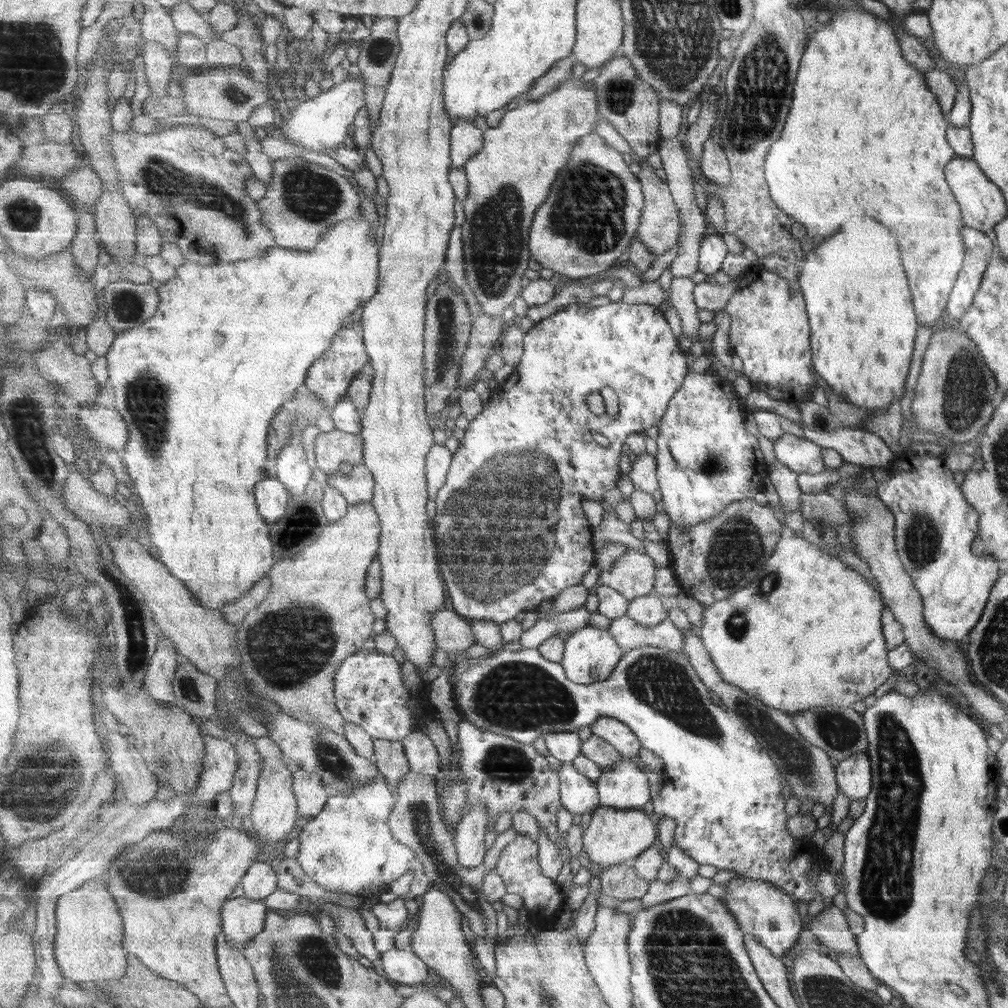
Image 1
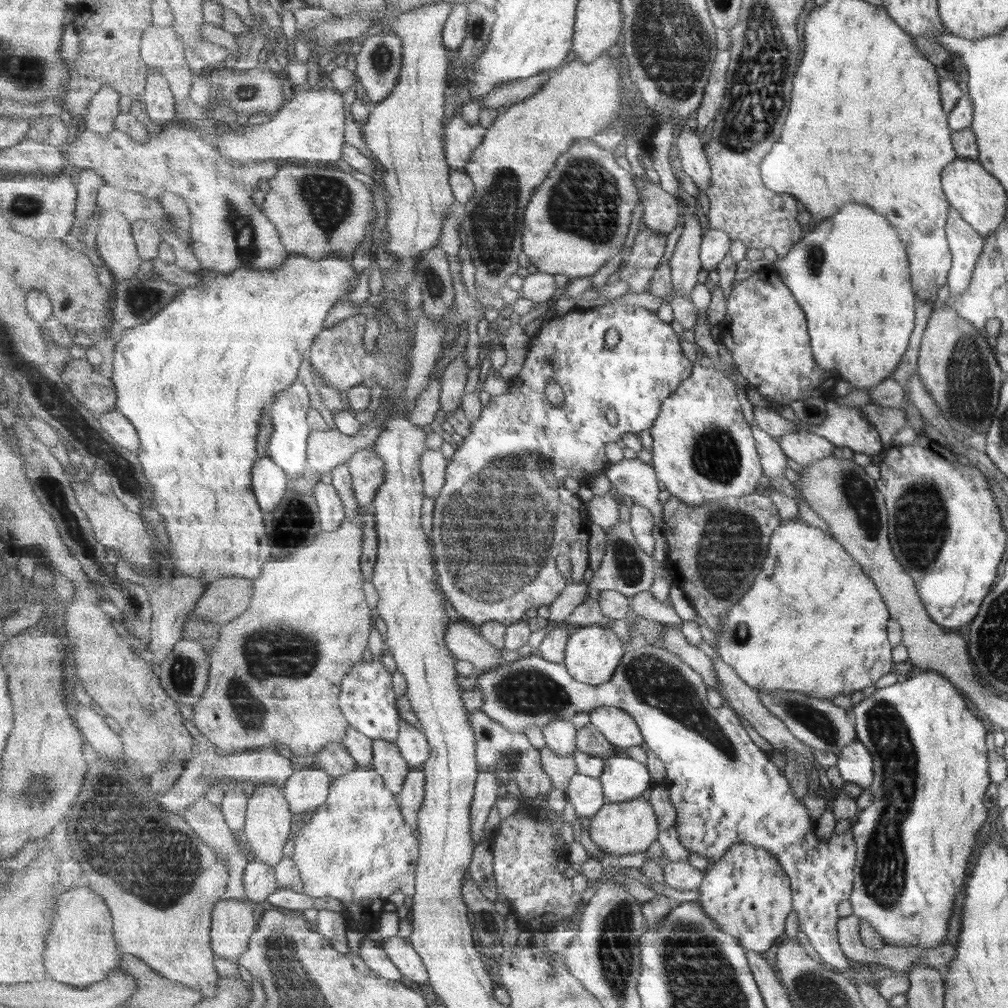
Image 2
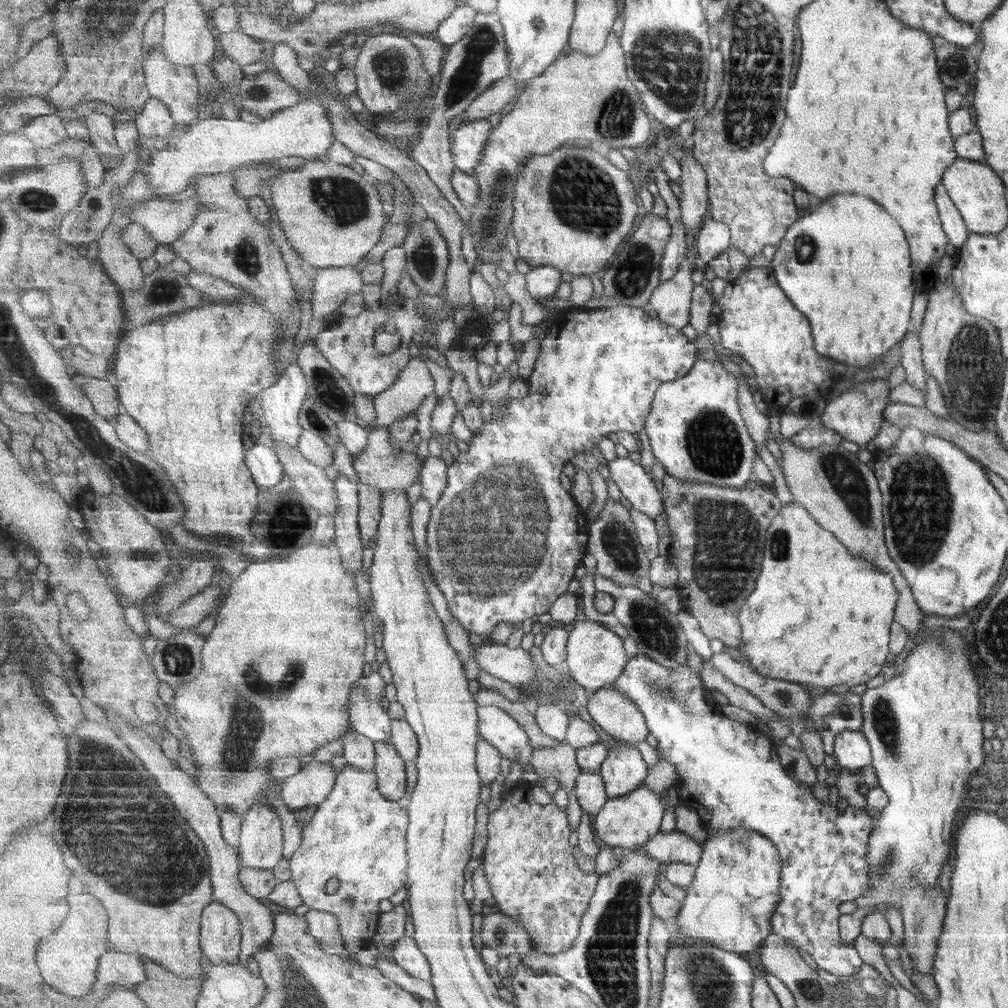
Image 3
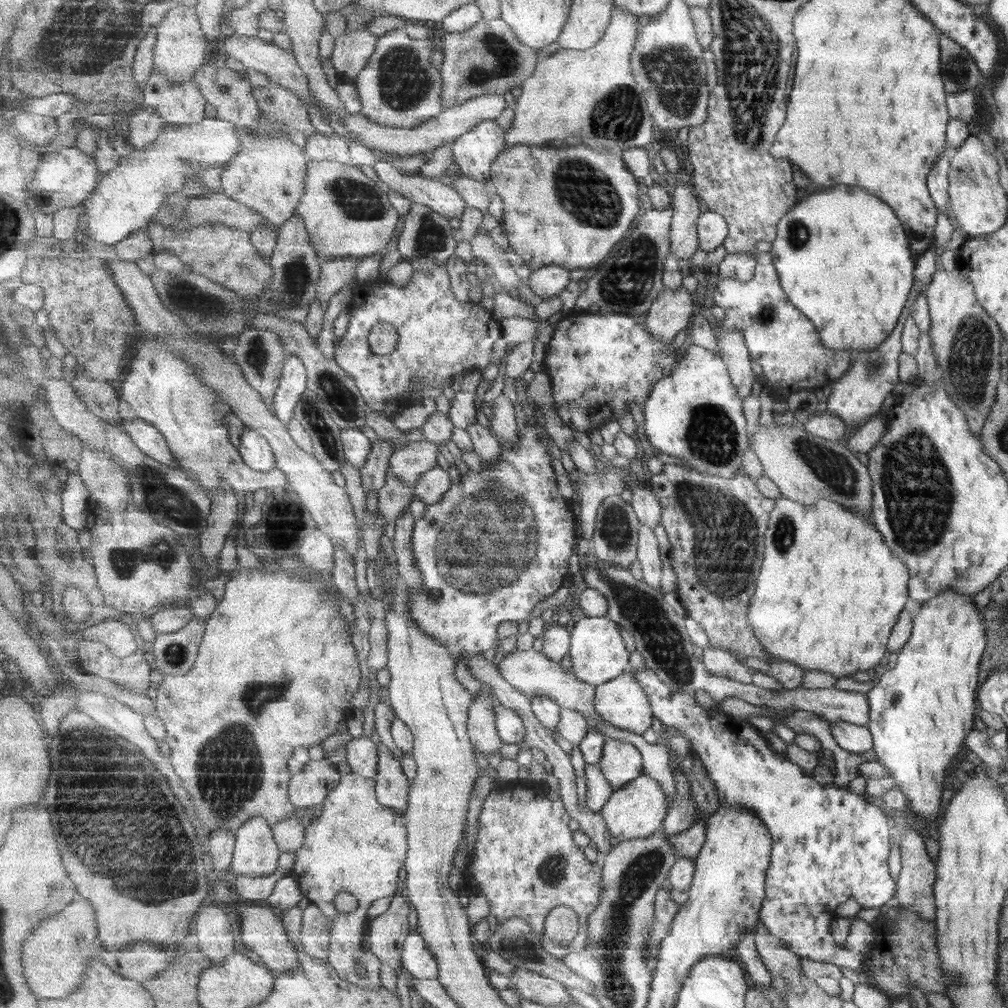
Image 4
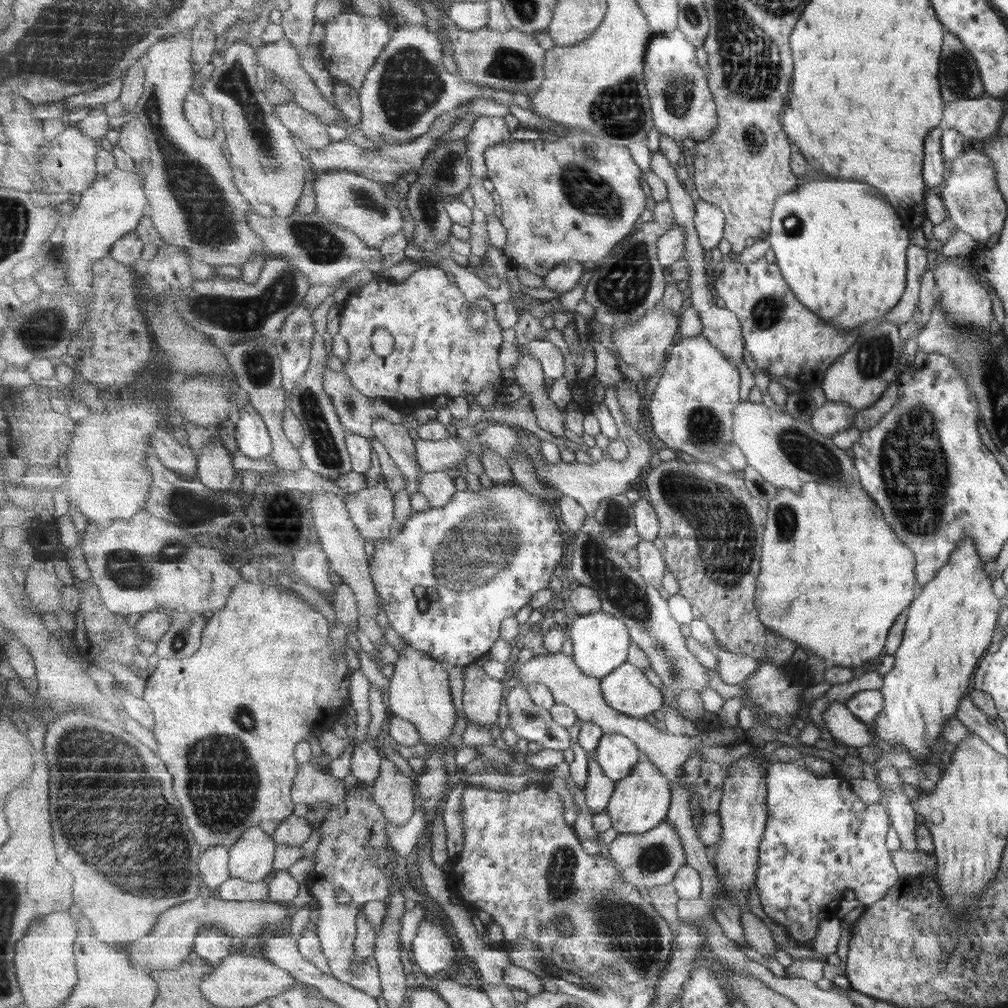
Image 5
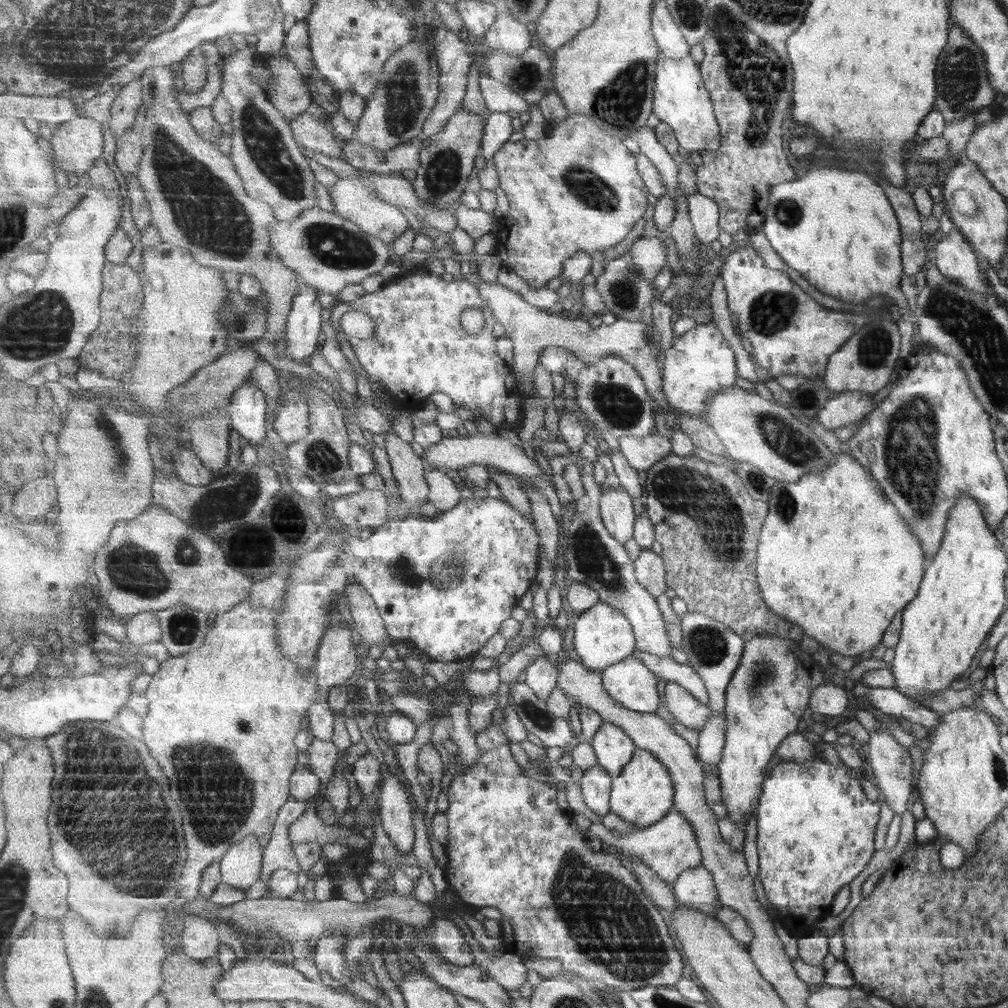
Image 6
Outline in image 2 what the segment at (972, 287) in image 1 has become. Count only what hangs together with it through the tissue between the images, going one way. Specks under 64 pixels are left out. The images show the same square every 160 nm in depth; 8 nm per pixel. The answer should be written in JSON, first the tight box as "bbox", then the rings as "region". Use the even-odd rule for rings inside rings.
{"bbox":[944,204,983,299],"region":[[[949,204],[944,231],[951,253],[951,264],[945,284],[951,299],[954,299],[954,296],[961,294],[969,285],[971,271],[983,246],[983,237],[979,236]]]}

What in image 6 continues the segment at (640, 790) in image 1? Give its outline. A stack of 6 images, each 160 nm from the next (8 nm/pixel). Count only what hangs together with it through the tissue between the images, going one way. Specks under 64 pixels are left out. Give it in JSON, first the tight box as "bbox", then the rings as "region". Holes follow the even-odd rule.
{"bbox":[592,721,637,779],"region":[[[609,721],[601,725],[592,745],[599,765],[610,774],[612,779],[618,778],[623,768],[631,763],[637,748],[628,733]]]}

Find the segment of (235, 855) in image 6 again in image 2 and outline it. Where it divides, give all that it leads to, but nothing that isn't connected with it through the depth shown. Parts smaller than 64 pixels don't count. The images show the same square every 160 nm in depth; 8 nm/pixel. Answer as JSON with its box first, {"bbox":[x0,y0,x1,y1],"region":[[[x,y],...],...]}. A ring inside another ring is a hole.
{"bbox":[243,784,293,867],"region":[[[259,784],[248,801],[243,837],[248,841],[247,851],[252,859],[276,867],[283,856],[285,844],[293,830],[293,813],[282,790],[271,784]]]}

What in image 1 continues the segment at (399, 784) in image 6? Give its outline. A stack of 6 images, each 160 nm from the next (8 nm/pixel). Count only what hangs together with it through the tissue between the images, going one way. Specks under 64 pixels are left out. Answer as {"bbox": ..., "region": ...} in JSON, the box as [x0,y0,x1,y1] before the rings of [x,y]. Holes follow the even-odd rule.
{"bbox":[374,739,409,789],"region":[[[374,739],[375,764],[380,774],[396,789],[409,775],[409,762],[402,741]]]}

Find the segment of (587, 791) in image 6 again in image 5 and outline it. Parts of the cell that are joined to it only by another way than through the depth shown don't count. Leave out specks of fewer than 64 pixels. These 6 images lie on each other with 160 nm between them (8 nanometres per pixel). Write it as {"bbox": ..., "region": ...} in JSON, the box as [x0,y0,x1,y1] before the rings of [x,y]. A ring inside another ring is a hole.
{"bbox":[584,760,616,814],"region":[[[596,760],[588,762],[588,782],[584,788],[587,806],[593,814],[603,814],[615,793],[616,782],[607,777]]]}

